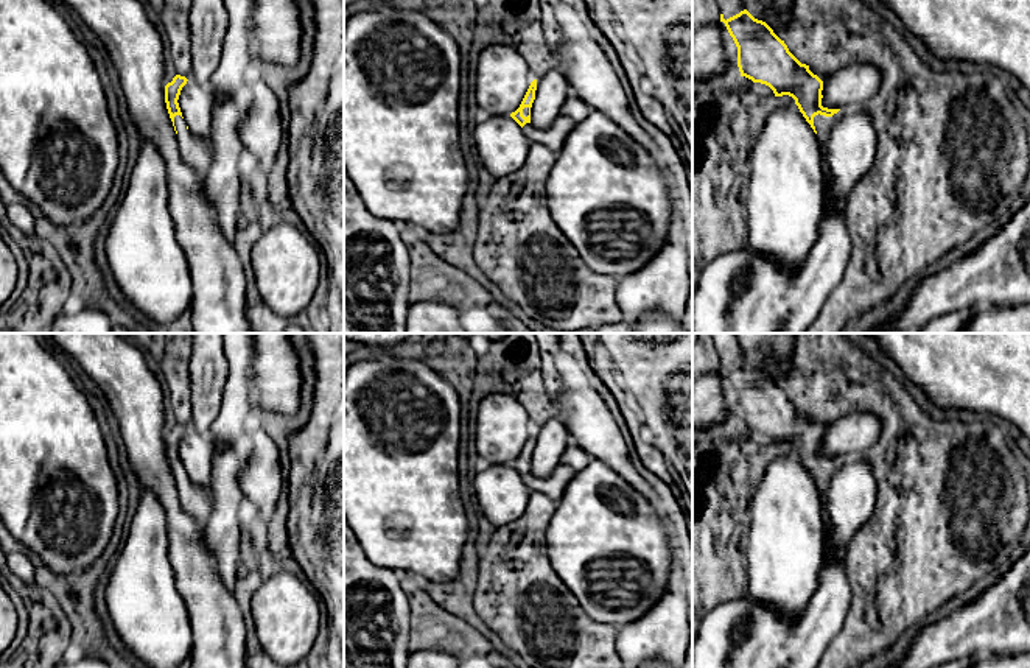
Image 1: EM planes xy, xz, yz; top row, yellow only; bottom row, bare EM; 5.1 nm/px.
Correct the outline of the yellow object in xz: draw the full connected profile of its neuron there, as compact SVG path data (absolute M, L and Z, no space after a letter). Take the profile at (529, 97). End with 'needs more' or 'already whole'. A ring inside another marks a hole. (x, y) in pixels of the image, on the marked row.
M534 79L520 104L520 107L510 114L510 117L523 128L531 142L538 142L560 151L566 137L576 126L576 121L569 117L559 115L549 128L535 128L531 125L531 107L535 100L537 79Z | needs more

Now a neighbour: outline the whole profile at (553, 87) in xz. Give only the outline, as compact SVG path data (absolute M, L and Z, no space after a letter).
M552 67L535 79L537 90L531 107L531 125L549 128L560 115L571 87L560 67Z

